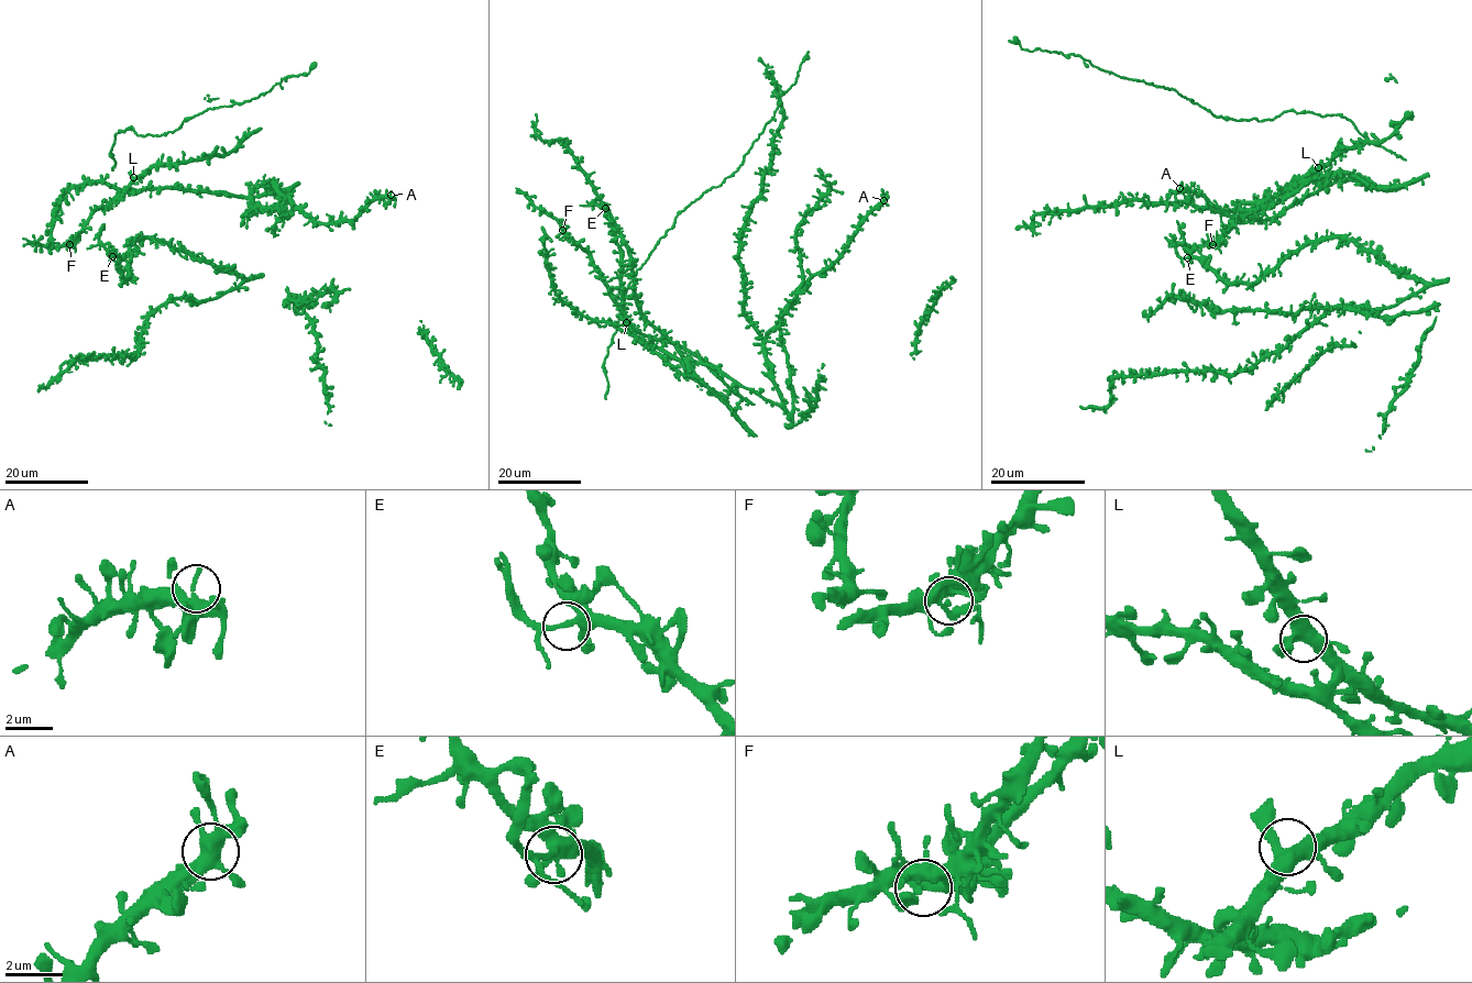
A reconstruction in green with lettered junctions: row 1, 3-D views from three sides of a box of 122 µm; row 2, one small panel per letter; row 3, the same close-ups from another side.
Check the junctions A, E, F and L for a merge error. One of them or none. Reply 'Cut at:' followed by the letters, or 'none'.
Cut at: E

